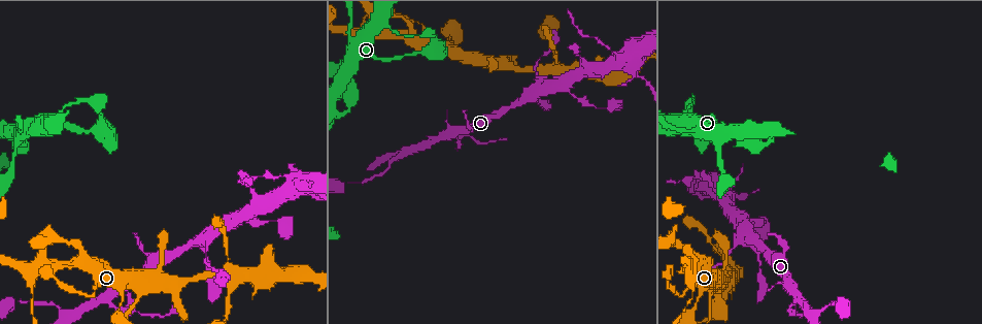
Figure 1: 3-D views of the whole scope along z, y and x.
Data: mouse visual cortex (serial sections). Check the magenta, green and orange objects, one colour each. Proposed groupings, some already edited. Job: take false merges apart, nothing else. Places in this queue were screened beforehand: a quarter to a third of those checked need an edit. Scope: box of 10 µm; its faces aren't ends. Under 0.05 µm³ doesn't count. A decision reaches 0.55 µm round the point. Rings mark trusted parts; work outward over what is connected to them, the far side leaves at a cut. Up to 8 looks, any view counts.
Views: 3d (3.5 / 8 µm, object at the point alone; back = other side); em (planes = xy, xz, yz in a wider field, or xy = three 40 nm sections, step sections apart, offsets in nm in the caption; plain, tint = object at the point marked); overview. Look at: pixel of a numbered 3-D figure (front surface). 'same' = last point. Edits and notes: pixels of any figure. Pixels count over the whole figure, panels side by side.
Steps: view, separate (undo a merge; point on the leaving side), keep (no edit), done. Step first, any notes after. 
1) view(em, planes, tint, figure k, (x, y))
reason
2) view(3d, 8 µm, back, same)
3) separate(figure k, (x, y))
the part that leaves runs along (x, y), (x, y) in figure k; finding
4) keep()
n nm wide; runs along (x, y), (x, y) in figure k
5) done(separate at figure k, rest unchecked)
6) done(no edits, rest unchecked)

view(3d, 3.5 µm, figure 1, (76, 101))
abrupt turn

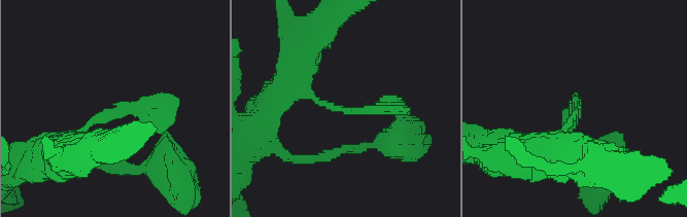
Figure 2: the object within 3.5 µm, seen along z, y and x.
view(em, xy, step 2, plain, figure 2, (350, 111))

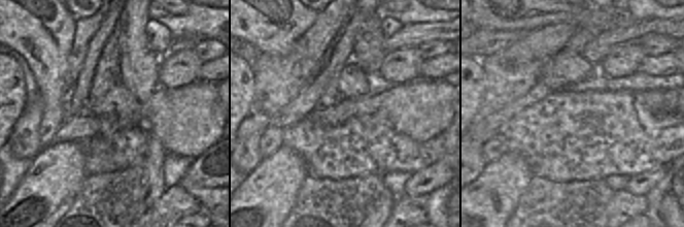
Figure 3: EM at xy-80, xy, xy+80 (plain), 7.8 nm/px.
view(em, xy, step 2, tint, same)
where the object lies

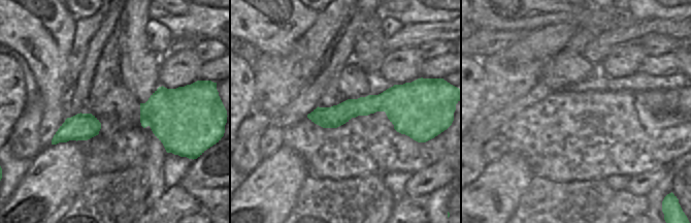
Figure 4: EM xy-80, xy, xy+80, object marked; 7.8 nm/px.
keep()
runs along (414, 104), (310, 116) in figure 4; all the same cell

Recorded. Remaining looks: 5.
view(3d, 3.5 µm, back, figure 1, (298, 192))
thin arm on a thick one

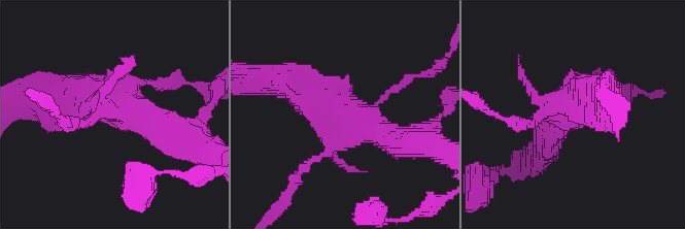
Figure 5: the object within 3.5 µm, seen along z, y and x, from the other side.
view(em, planes, tint, figure 5, (565, 107))

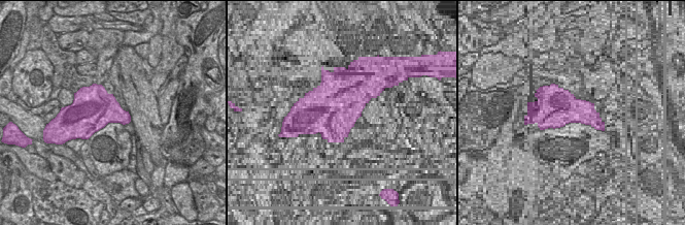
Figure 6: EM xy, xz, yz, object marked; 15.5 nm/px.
separate(figure 5, (519, 125))
two cells meet here

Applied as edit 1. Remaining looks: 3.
view(overview)
see it whole again

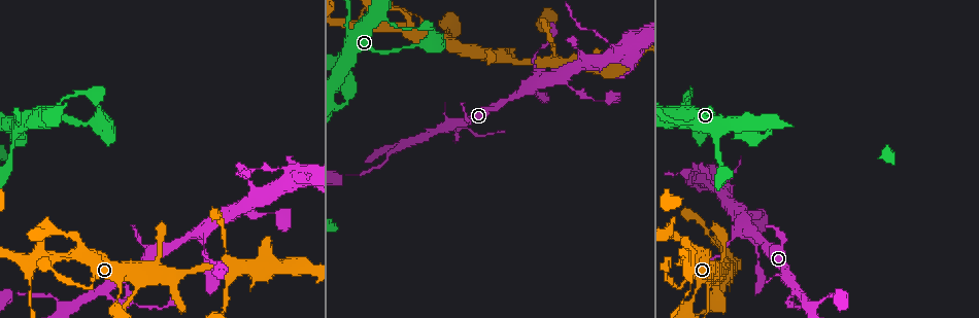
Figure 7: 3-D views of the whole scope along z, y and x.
view(3d, 3.5 µm, figure 7, (557, 64))

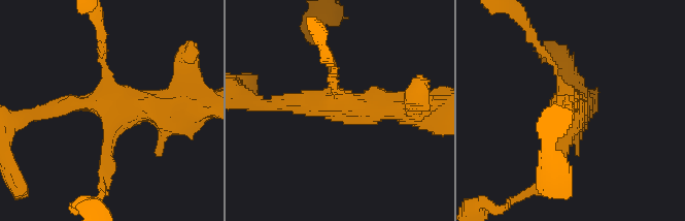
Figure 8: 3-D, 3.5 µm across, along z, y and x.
view(em, xy, step 5, tint, figure 8, (345, 109))
now the EM

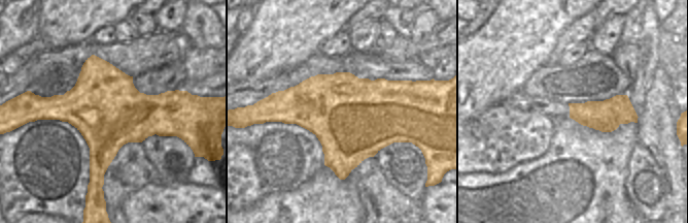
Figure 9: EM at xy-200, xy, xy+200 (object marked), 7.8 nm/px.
keep()
650 nm wide; runs along (274, 104), (398, 107), (416, 113) in figure 8; continuous, no second cell

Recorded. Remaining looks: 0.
done(separate at figure 5, rest unchecked)

